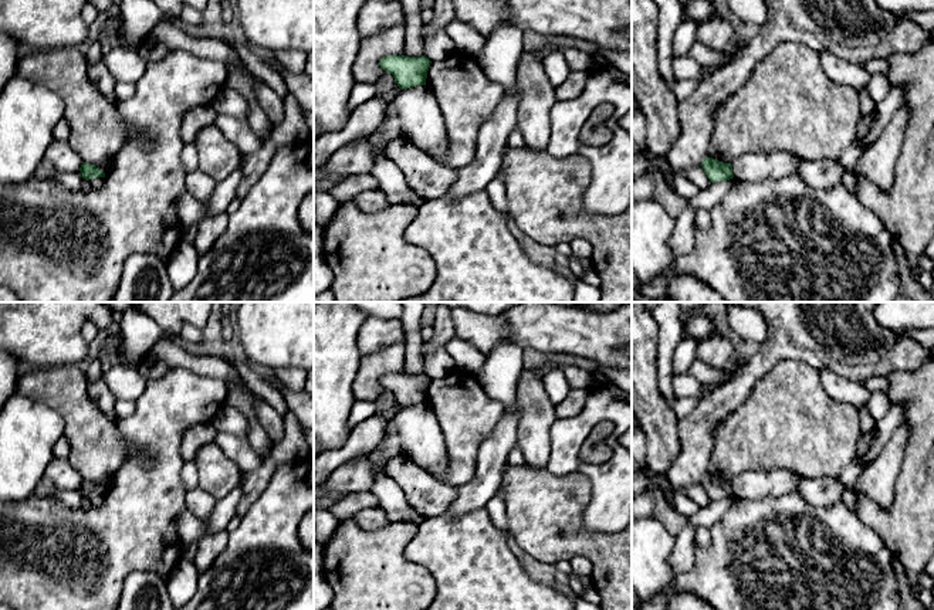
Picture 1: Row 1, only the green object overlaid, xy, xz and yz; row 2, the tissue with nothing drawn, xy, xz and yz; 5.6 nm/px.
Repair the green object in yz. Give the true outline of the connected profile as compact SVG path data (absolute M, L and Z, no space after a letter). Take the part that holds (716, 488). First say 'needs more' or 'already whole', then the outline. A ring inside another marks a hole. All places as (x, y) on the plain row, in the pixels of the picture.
already whole; M705 475L700 482L711 501L727 499L734 495L731 481L723 481L713 475Z

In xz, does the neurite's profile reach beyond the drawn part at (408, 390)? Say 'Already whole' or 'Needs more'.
Already whole

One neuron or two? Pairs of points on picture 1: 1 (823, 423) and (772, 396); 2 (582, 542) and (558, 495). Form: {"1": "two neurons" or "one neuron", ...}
{"1": "one neuron", "2": "one neuron"}

